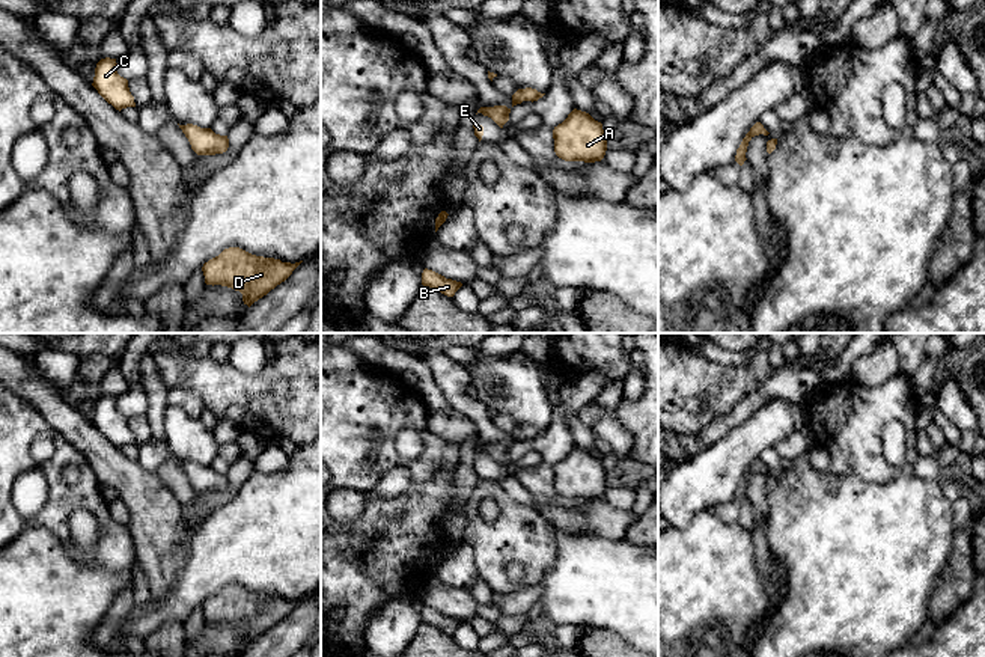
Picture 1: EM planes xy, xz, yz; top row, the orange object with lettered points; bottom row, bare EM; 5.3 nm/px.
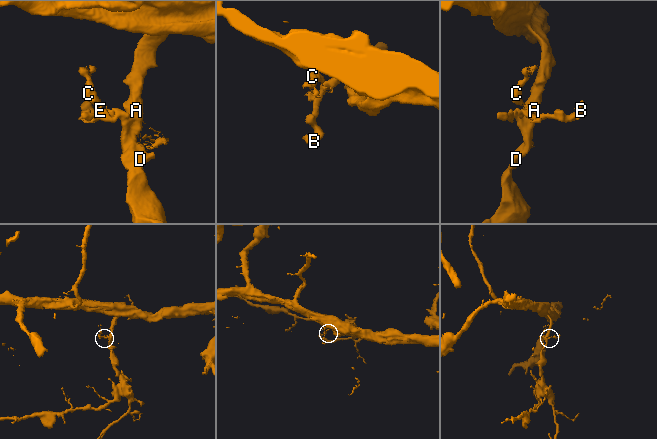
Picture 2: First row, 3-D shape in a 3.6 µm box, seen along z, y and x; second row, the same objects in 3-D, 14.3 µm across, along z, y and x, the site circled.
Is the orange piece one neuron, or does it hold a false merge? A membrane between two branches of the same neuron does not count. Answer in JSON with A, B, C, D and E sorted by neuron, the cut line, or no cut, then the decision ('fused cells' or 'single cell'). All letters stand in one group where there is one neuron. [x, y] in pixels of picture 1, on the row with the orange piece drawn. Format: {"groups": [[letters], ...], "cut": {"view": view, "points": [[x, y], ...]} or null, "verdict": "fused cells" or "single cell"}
{"groups": [["A", "D"], ["B", "C", "E"]], "cut": {"view": "xz", "points": [[518, 89], [521, 101]]}, "verdict": "fused cells"}

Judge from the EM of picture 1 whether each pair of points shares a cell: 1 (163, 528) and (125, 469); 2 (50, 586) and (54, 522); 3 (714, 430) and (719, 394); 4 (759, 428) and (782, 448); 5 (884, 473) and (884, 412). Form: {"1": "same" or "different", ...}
{"1": "same", "2": "different", "3": "different", "4": "different", "5": "same"}

